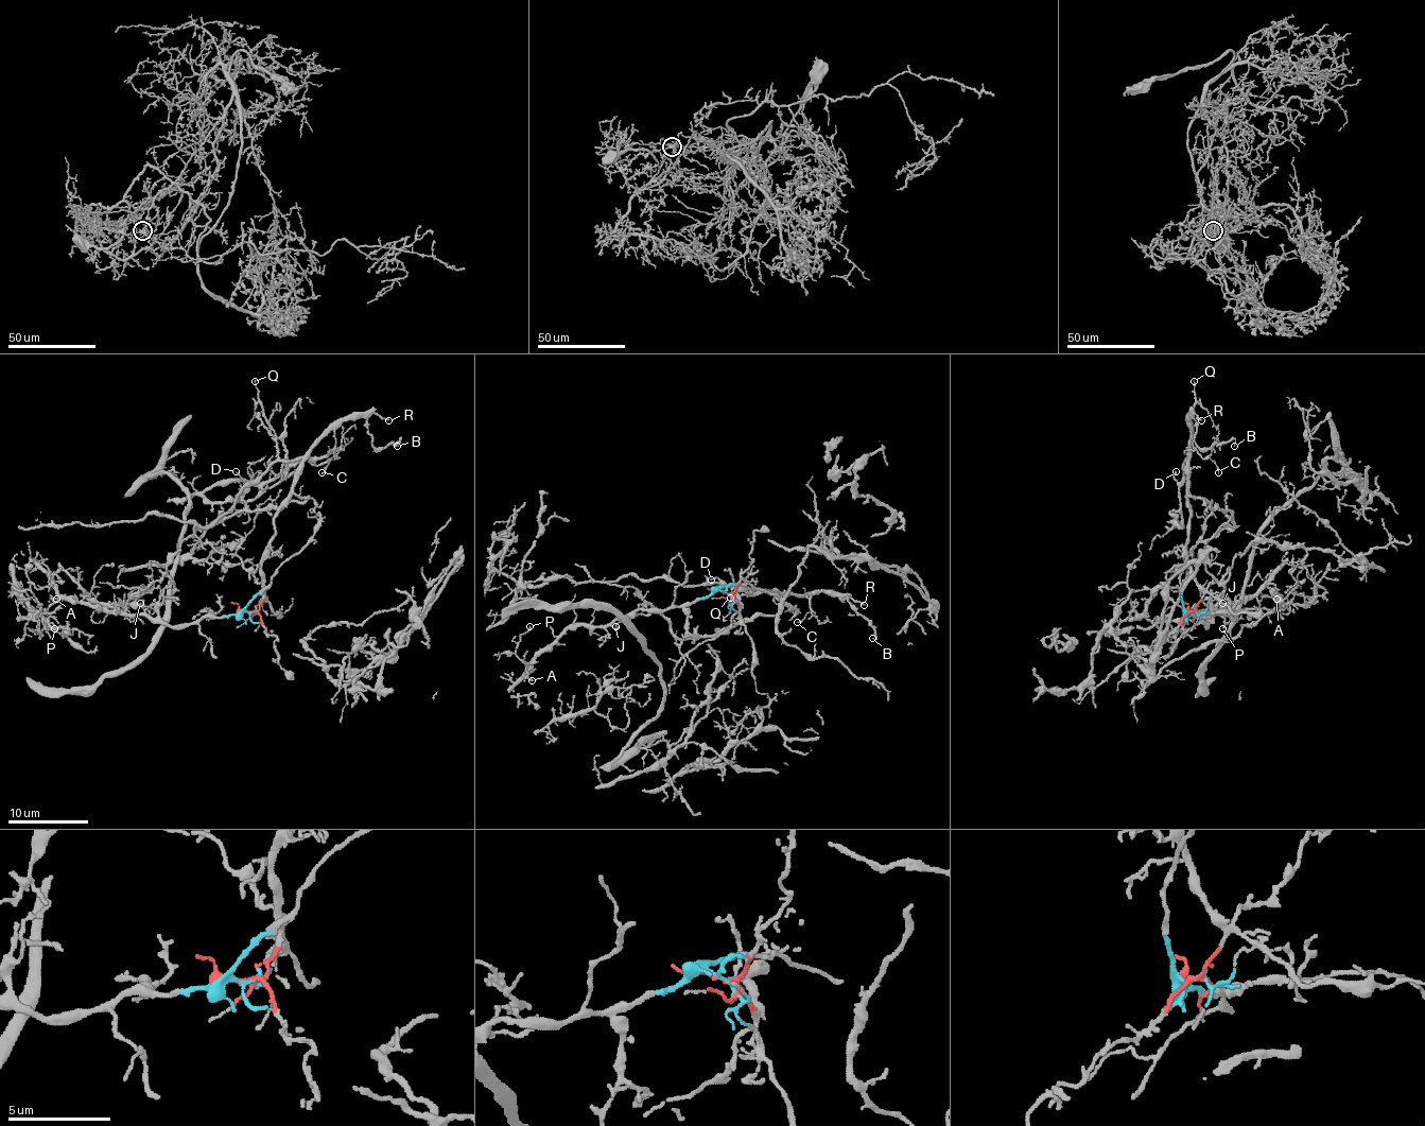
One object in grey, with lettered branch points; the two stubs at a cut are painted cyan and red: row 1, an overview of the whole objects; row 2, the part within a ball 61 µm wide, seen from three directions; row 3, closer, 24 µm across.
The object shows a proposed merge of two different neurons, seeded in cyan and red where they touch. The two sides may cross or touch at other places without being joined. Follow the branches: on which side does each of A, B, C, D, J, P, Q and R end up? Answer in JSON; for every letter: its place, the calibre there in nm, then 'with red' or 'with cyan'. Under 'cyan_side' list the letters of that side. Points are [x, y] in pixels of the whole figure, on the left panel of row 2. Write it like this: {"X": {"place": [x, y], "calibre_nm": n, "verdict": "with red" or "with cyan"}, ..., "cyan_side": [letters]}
{"A": {"place": [56, 599], "calibre_nm": 130, "verdict": "with cyan"}, "B": {"place": [397, 446], "calibre_nm": 90, "verdict": "with red"}, "C": {"place": [322, 472], "calibre_nm": 130, "verdict": "with red"}, "D": {"place": [236, 471], "calibre_nm": 120, "verdict": "with red"}, "J": {"place": [140, 603], "calibre_nm": 110, "verdict": "with cyan"}, "P": {"place": [54, 628], "calibre_nm": 170, "verdict": "with cyan"}, "Q": {"place": [255, 381], "calibre_nm": 110, "verdict": "with red"}, "R": {"place": [388, 420], "calibre_nm": 160, "verdict": "with red"}, "cyan_side": ["A", "J", "P"]}

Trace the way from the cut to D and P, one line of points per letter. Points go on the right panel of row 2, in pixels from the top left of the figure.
D: (1188, 611), (1202, 595), (1202, 587), (1191, 567), (1186, 544), (1188, 463), (1178, 483), (1177, 470)
P: (1188, 611), (1206, 623), (1224, 607), (1253, 598), (1258, 602), (1258, 607), (1251, 611), (1233, 609), (1222, 627)

